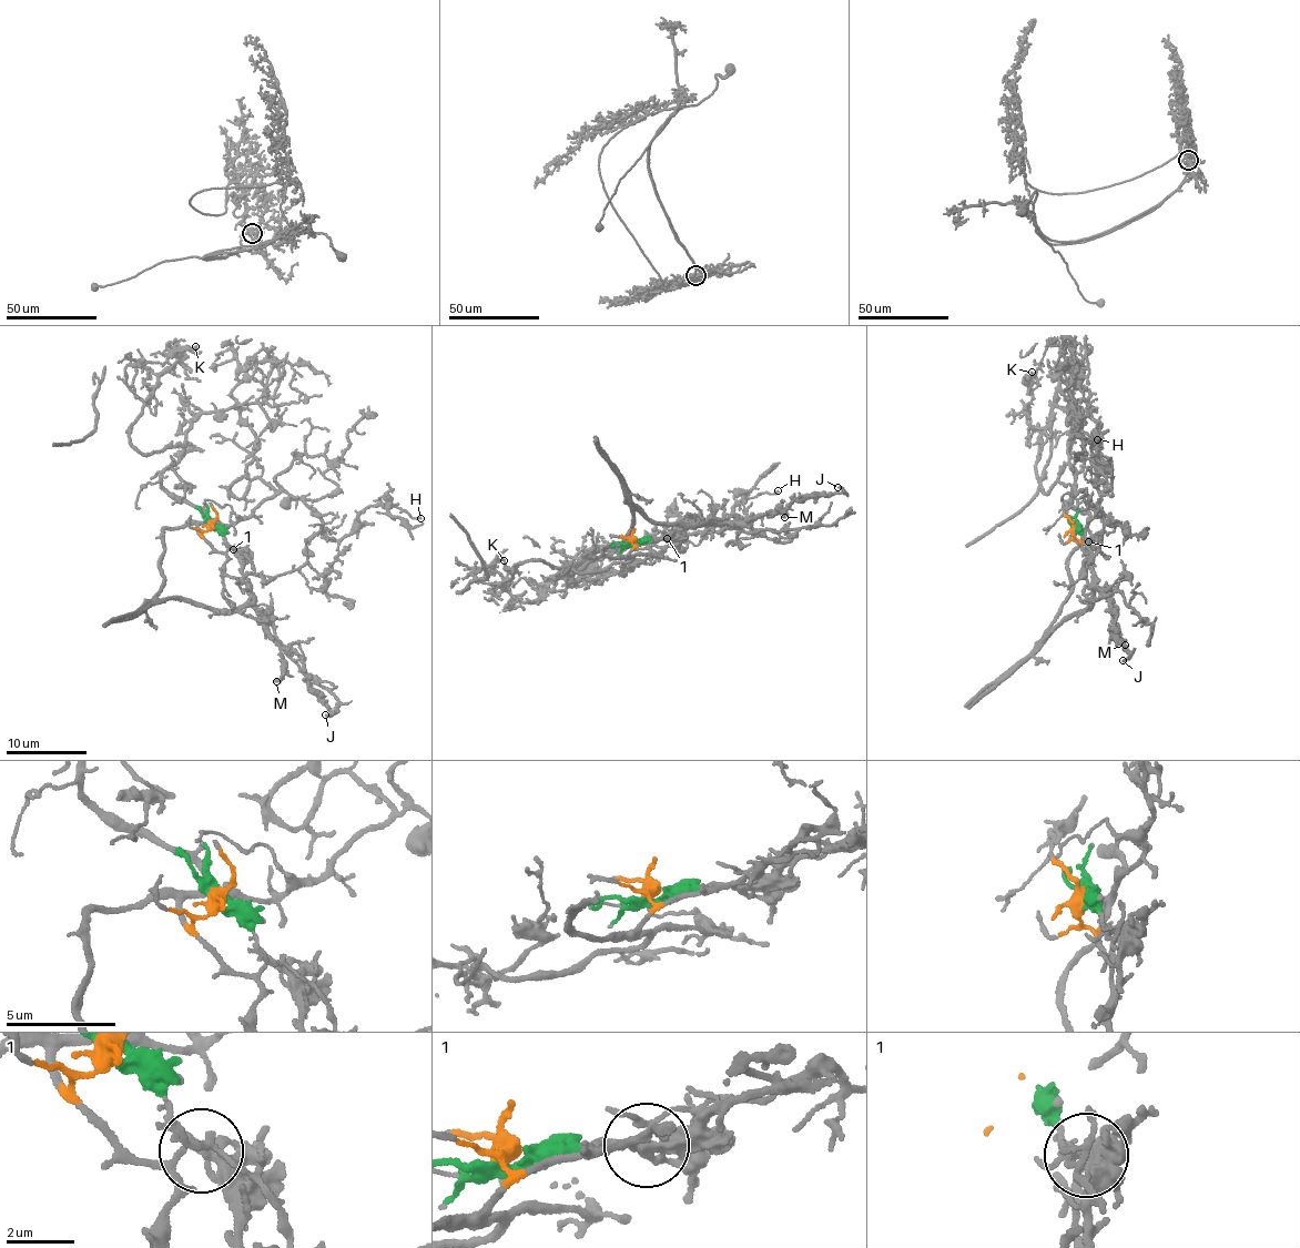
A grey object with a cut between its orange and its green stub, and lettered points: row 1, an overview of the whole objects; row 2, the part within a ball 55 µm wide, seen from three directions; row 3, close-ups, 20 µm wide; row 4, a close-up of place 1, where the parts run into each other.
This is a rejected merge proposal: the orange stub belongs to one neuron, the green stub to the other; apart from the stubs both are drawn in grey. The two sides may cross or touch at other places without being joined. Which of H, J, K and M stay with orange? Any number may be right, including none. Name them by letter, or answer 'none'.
H, K

